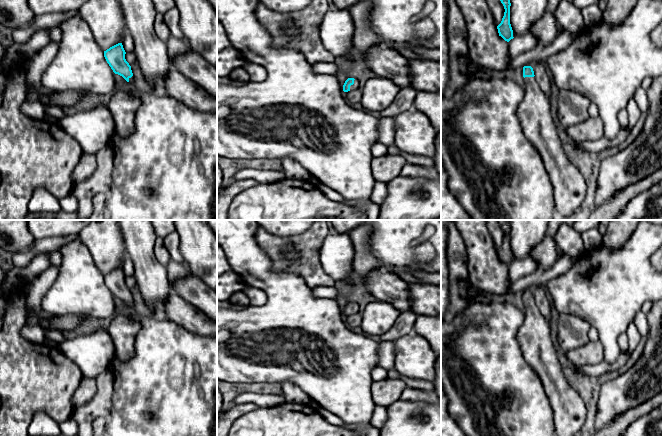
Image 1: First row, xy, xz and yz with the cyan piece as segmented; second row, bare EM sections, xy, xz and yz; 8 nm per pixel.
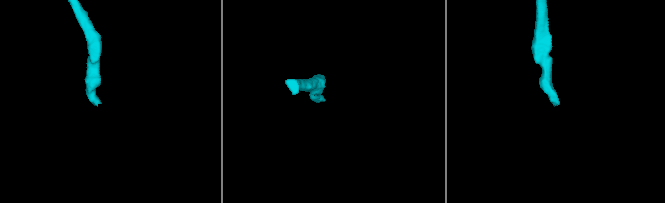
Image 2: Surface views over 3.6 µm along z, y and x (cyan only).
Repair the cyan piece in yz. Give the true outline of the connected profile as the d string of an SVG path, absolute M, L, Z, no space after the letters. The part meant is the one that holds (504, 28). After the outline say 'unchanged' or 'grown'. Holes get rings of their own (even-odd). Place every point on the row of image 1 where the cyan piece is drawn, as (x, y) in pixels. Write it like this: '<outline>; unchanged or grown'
M500 0L504 6L505 12L501 23L497 26L499 36L509 42L513 39L513 30L510 24L510 0Z; unchanged

